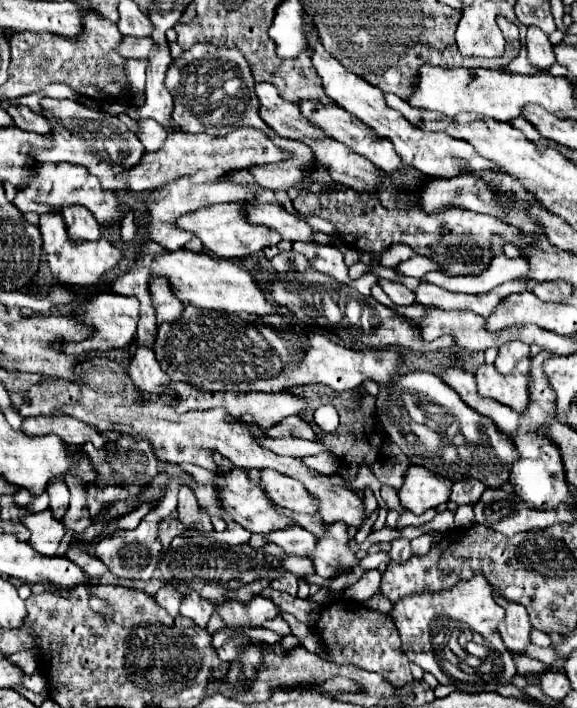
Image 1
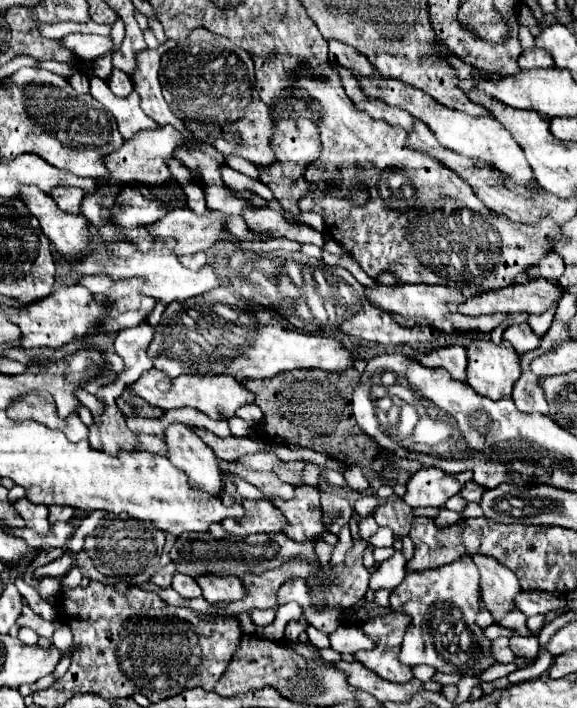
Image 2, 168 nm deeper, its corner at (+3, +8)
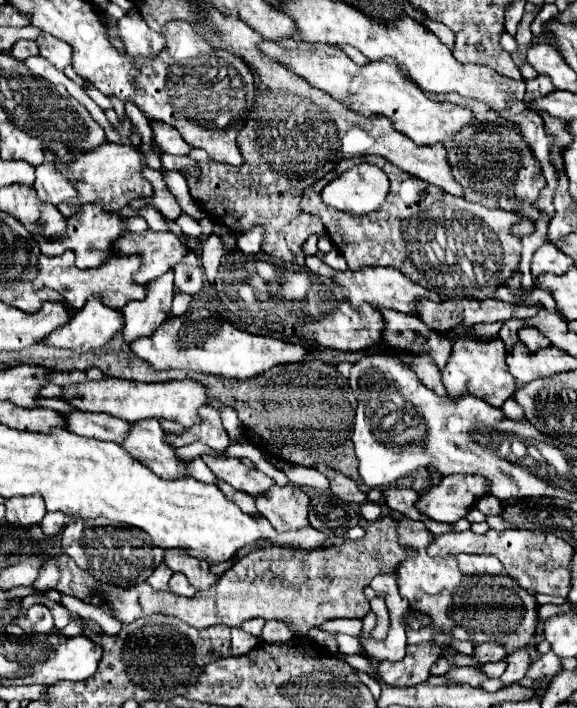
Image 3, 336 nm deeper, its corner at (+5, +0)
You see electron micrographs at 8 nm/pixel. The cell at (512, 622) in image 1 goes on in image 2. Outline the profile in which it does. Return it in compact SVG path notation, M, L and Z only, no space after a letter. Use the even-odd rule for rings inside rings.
M474 556L472 560L480 572L482 600L498 622L514 608L514 596L520 592L518 578L492 556Z

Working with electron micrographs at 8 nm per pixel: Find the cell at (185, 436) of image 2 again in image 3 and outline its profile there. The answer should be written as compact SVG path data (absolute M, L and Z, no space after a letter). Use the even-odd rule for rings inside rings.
M156 418L140 420L132 424L128 438L122 442L122 446L136 456L142 464L152 468L160 478L186 478L188 474L188 462L180 460L176 454L176 448L166 442L166 430L160 426Z

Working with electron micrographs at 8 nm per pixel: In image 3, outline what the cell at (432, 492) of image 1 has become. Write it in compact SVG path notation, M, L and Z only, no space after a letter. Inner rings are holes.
M448 474L440 484L420 494L416 508L426 518L438 522L456 522L464 518L476 500L486 494L486 480L472 474Z

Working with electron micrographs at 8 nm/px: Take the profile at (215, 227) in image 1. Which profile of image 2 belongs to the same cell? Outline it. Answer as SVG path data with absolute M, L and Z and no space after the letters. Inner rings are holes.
M170 210L158 222L150 224L148 232L154 238L174 238L174 254L194 254L214 246L218 240L224 240L228 230L224 228L226 216L222 212L206 210L198 216L192 210Z

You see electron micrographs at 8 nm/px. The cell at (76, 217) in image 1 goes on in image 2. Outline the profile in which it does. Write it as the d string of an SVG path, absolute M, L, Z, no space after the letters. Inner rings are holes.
M68 188L68 190L64 190L64 192L56 192L56 190L54 190L52 196L54 196L56 204L58 204L62 210L66 210L66 212L80 212L80 200L82 200L82 196L84 196L82 190L78 190L78 188Z

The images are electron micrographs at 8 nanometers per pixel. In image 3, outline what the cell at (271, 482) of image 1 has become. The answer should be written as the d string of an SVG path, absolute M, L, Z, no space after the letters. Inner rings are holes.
M202 456L206 466L224 482L228 482L232 488L242 490L250 496L262 496L270 492L274 486L274 480L260 472L258 468L246 468L238 458L214 458L214 456Z

